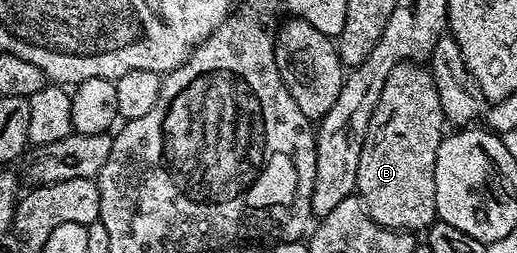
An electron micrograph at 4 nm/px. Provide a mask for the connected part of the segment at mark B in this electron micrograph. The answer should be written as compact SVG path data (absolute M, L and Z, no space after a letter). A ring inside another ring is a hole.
M420 62L399 64L394 70L390 70L386 86L378 98L378 106L374 106L366 138L362 142L356 179L356 192L364 201L365 210L370 214L370 218L374 218L374 222L378 222L383 228L427 230L437 219L434 166L442 133L445 131L443 128L446 128L444 111L431 71Z

